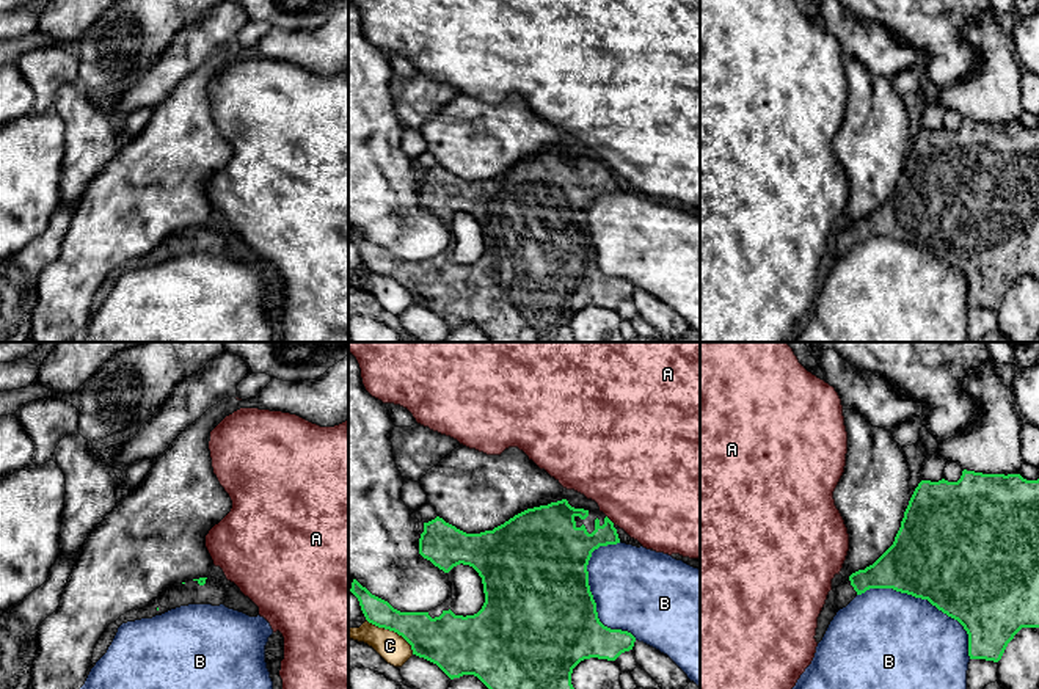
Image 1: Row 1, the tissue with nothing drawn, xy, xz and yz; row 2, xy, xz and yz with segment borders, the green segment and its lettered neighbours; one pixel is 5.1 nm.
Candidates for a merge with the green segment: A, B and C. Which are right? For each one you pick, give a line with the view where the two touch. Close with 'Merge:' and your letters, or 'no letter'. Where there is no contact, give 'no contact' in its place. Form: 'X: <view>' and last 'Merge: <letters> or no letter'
Merge: no letter

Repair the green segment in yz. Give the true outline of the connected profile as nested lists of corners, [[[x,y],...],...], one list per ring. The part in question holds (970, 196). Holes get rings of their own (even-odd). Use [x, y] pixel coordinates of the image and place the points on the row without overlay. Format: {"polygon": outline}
{"polygon": [[[964,118],[957,130],[921,129],[909,149],[893,193],[873,213],[843,226],[833,237],[838,259],[869,237],[893,237],[928,248],[964,275],[970,308],[998,311],[1022,276],[1039,276],[1039,127]]]}

